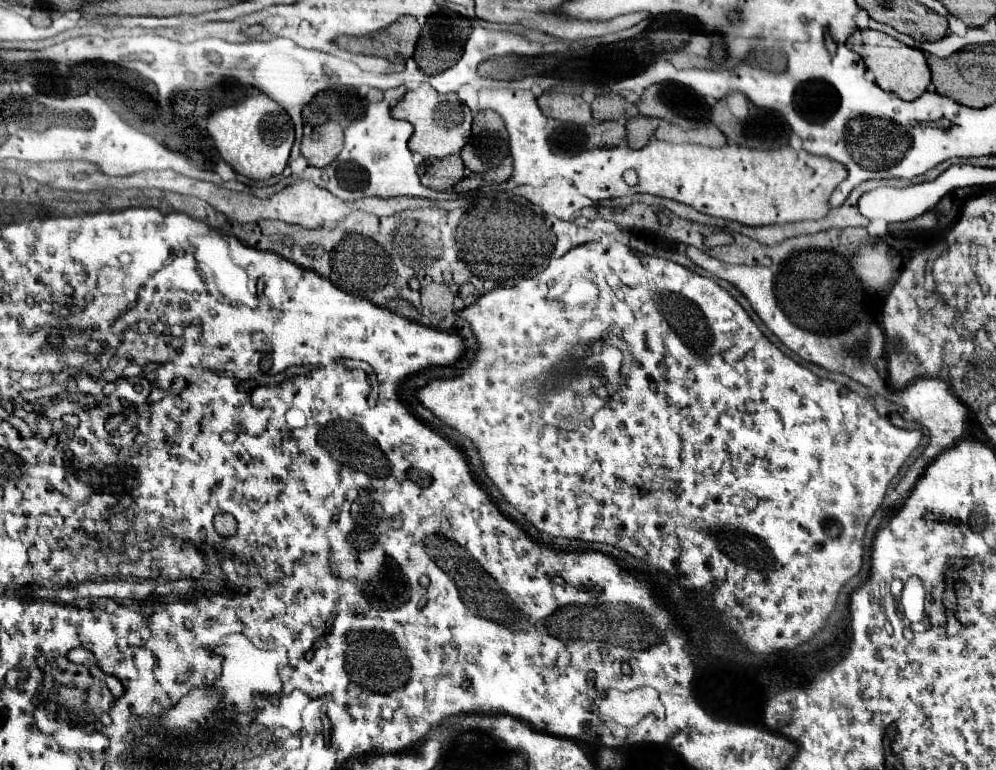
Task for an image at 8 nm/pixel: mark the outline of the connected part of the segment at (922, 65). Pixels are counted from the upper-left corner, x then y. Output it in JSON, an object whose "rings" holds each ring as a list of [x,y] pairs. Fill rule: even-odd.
{"rings":[[[856,29],[848,37],[846,47],[852,49],[854,53],[862,55],[866,67],[874,73],[874,79],[882,89],[894,91],[896,95],[900,95],[906,101],[914,101],[930,85],[930,69],[926,65],[924,53],[920,49],[912,49],[912,47],[896,41],[894,37],[890,37],[886,33],[880,33],[874,29]]]}

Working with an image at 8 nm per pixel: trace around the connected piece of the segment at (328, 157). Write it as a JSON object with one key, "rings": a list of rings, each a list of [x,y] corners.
{"rings":[[[326,121],[324,125],[314,127],[312,135],[302,139],[302,155],[312,167],[330,165],[342,151],[344,133],[338,121]]]}

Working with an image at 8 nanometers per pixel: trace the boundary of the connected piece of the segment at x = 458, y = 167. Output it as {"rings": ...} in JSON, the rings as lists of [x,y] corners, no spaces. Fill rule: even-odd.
{"rings":[[[450,155],[444,159],[426,159],[420,165],[422,183],[438,191],[456,185],[462,177],[464,177],[464,163],[460,155]]]}

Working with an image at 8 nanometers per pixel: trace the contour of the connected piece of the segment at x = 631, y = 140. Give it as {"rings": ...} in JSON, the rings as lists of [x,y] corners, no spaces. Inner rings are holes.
{"rings":[[[646,115],[632,117],[632,119],[626,123],[628,145],[630,145],[632,149],[644,147],[644,145],[652,139],[658,123],[660,123],[660,119],[656,119],[656,117],[646,117]],[[640,123],[642,123],[642,125],[640,125]]]}

